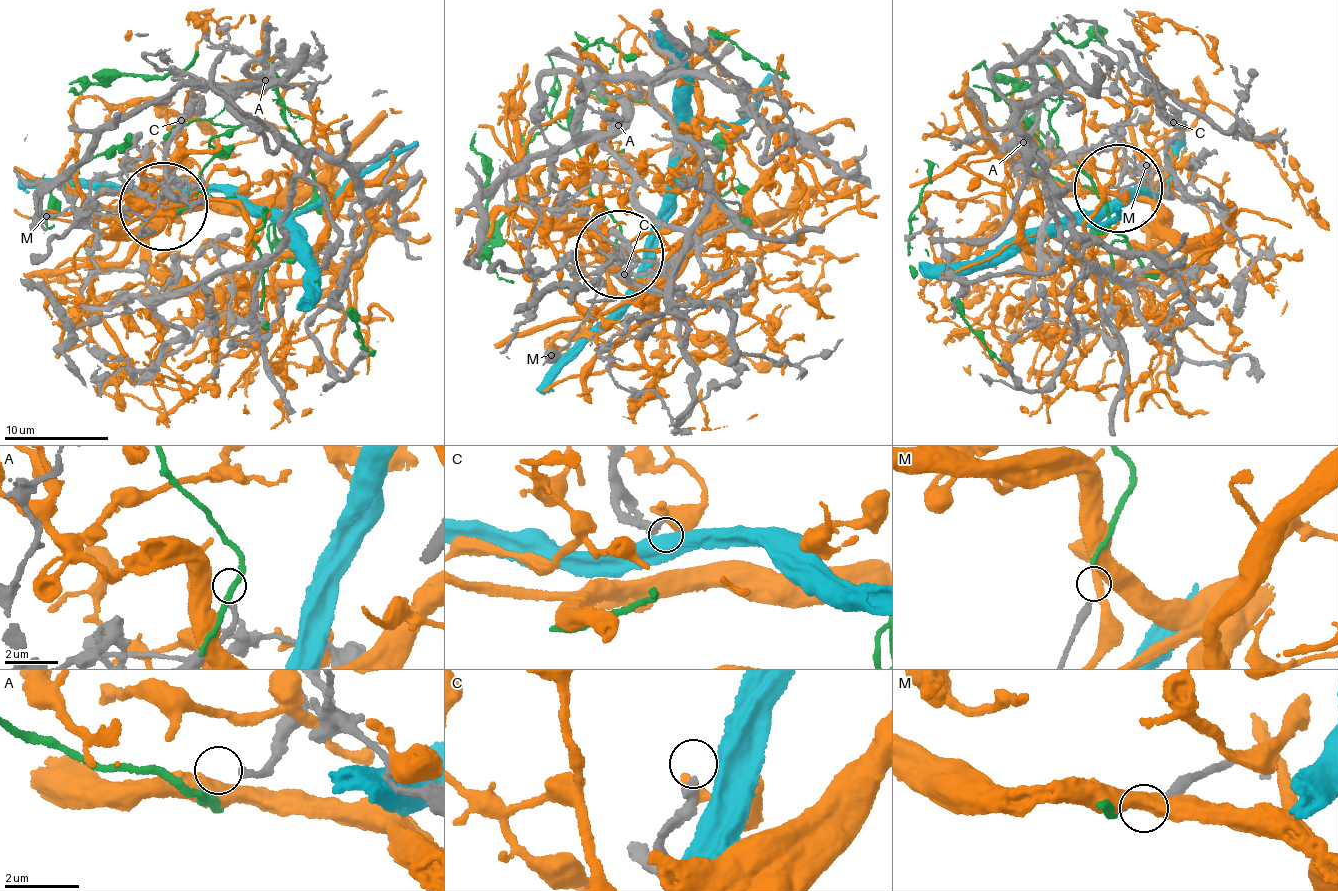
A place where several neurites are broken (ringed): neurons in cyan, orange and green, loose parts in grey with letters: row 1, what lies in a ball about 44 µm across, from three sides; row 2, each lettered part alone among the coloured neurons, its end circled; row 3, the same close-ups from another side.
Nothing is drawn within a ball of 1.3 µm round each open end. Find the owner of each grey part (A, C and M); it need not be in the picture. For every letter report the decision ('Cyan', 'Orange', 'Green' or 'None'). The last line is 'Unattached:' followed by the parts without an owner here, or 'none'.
A: None
C: None
M: Green
Unattached: A, C

